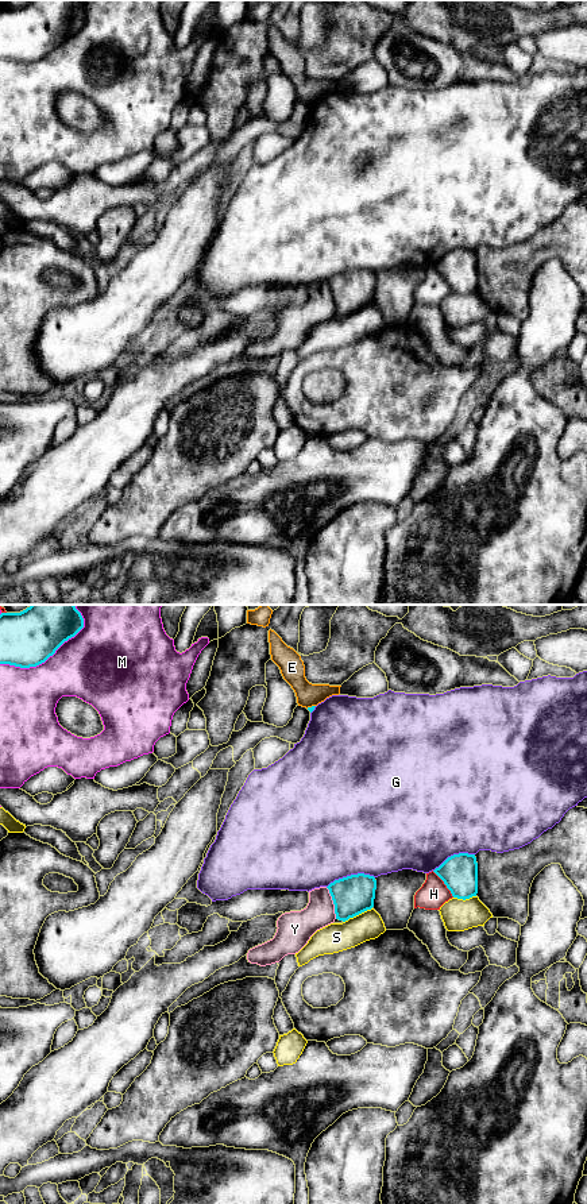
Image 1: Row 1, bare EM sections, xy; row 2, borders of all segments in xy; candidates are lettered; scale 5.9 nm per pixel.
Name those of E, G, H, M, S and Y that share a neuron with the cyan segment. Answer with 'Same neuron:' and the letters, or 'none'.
Same neuron: none

